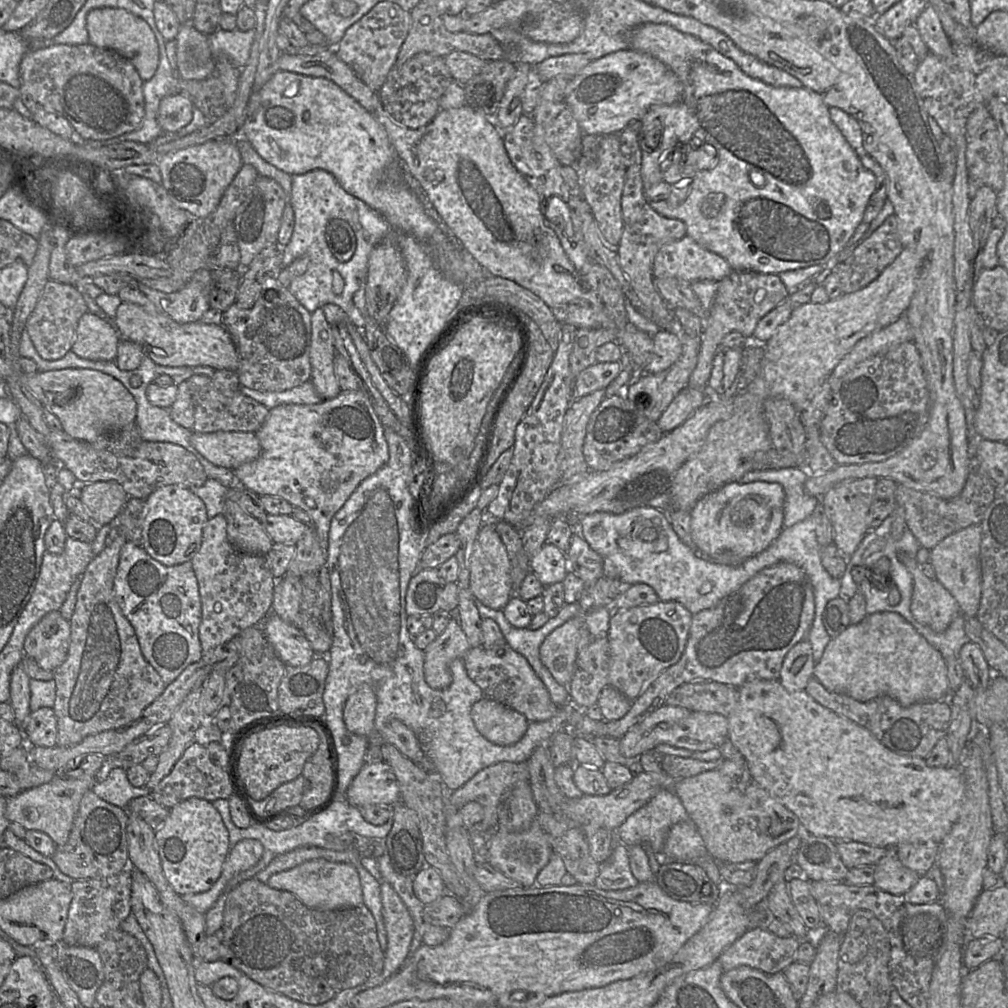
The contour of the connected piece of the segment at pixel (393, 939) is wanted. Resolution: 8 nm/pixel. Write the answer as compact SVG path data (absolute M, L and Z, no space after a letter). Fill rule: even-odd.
M386 881L380 882L382 916L387 934L382 972L360 985L360 992L380 985L397 972L409 957L413 938L412 916L393 887Z

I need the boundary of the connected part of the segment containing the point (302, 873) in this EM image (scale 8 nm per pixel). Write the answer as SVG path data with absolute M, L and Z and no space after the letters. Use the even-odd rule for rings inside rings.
M324 859L309 860L291 869L273 874L266 884L273 889L292 893L311 909L336 910L363 904L357 870L349 863L330 862Z

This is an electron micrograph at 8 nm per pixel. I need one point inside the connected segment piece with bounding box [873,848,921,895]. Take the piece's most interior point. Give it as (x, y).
(890, 875)

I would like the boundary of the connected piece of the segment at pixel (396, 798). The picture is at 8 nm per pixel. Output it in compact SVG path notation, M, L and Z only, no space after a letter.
M385 761L364 764L348 787L344 799L358 808L367 805L392 807L401 802L400 788L393 769Z

